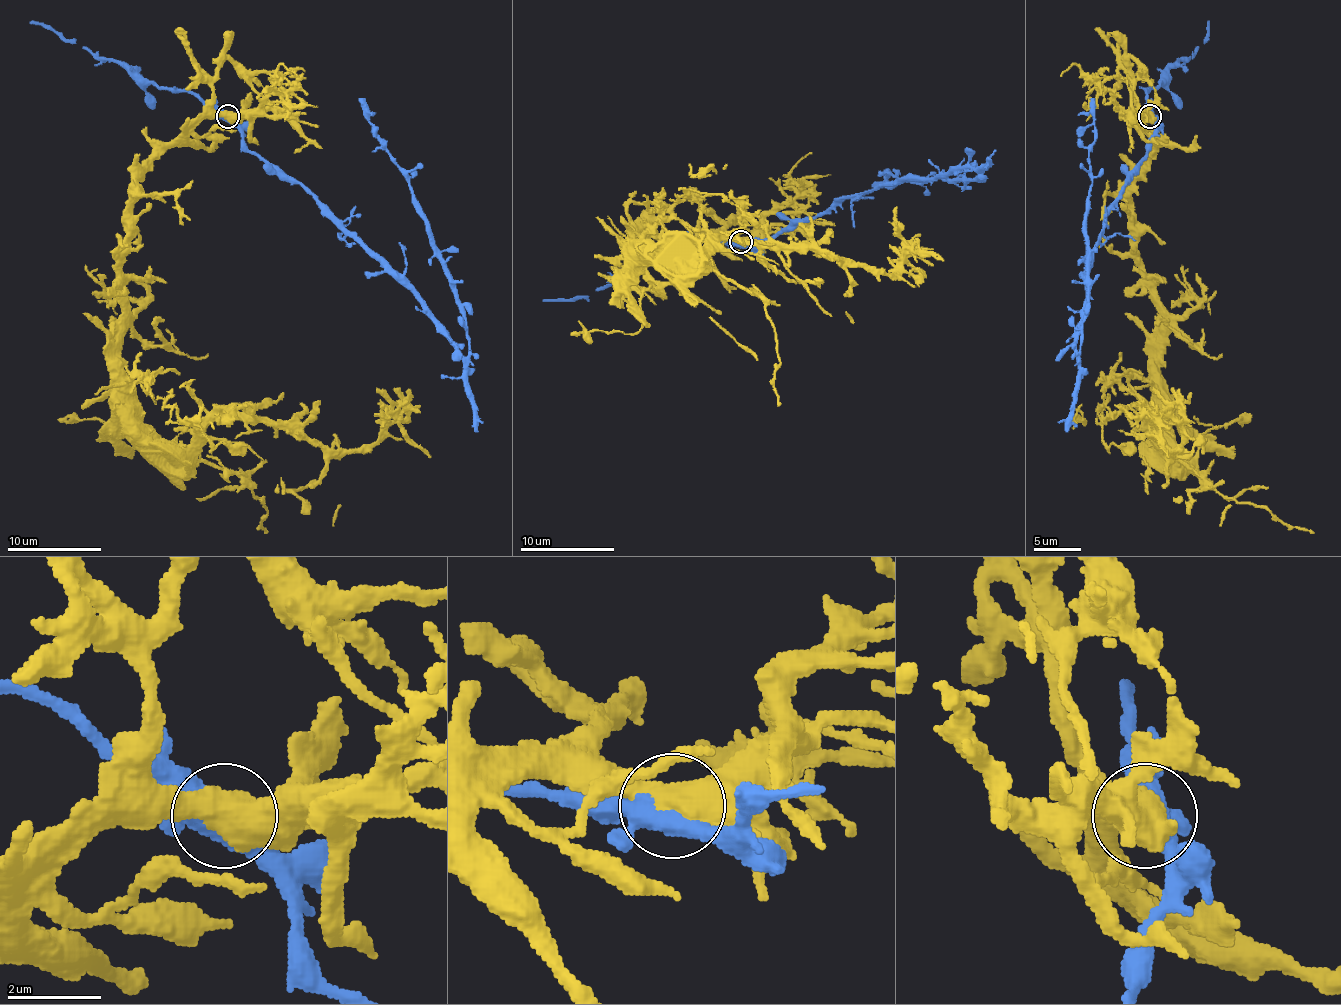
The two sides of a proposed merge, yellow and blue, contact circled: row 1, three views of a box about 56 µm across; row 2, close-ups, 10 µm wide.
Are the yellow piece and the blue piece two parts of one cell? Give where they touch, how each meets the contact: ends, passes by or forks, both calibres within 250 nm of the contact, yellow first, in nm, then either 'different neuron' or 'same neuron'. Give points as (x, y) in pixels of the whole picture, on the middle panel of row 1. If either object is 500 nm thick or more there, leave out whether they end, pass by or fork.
place (741, 242); calibres 600 and 440 nm; different neuron

